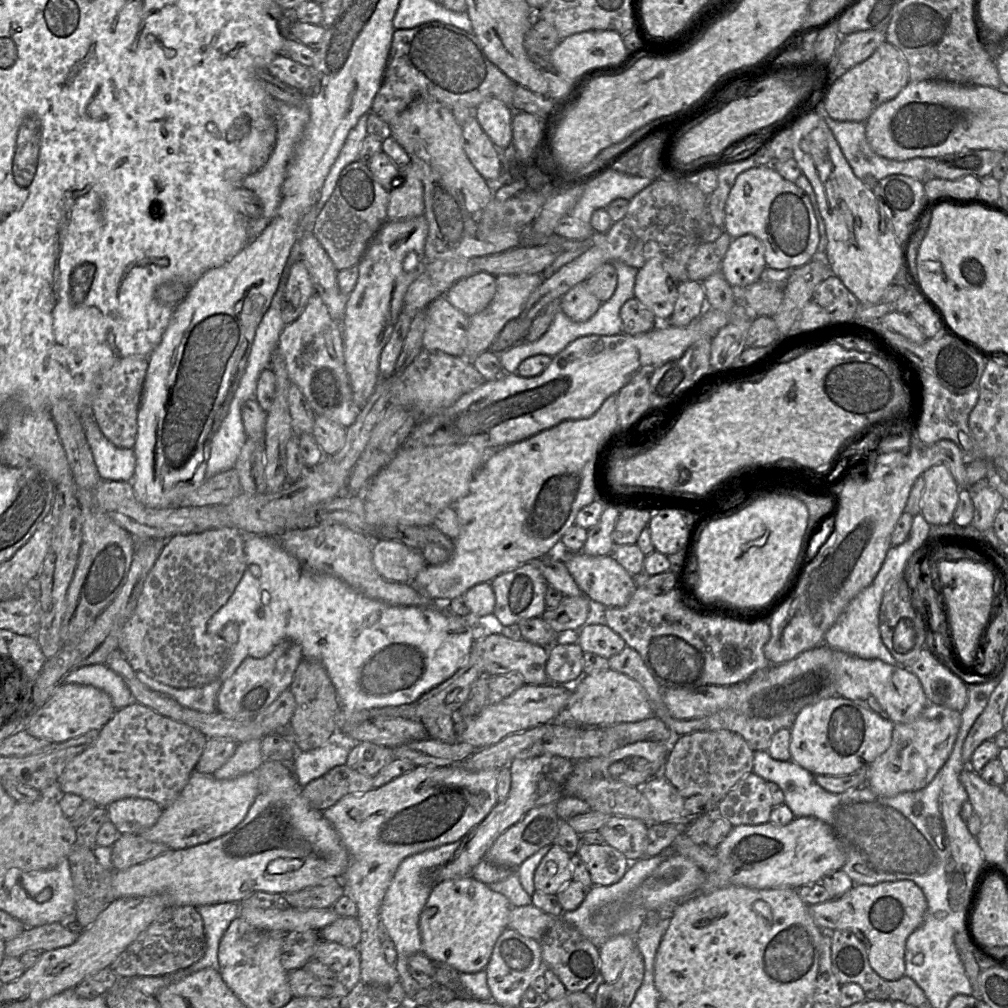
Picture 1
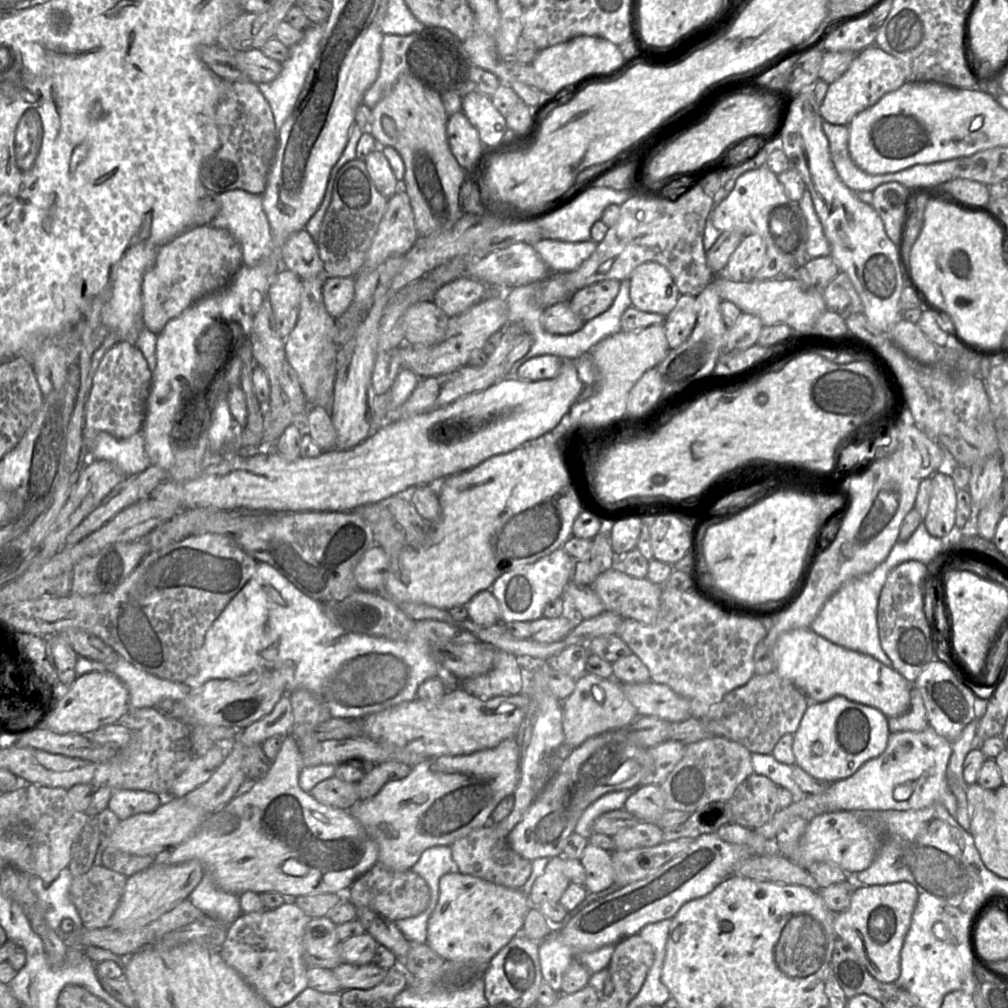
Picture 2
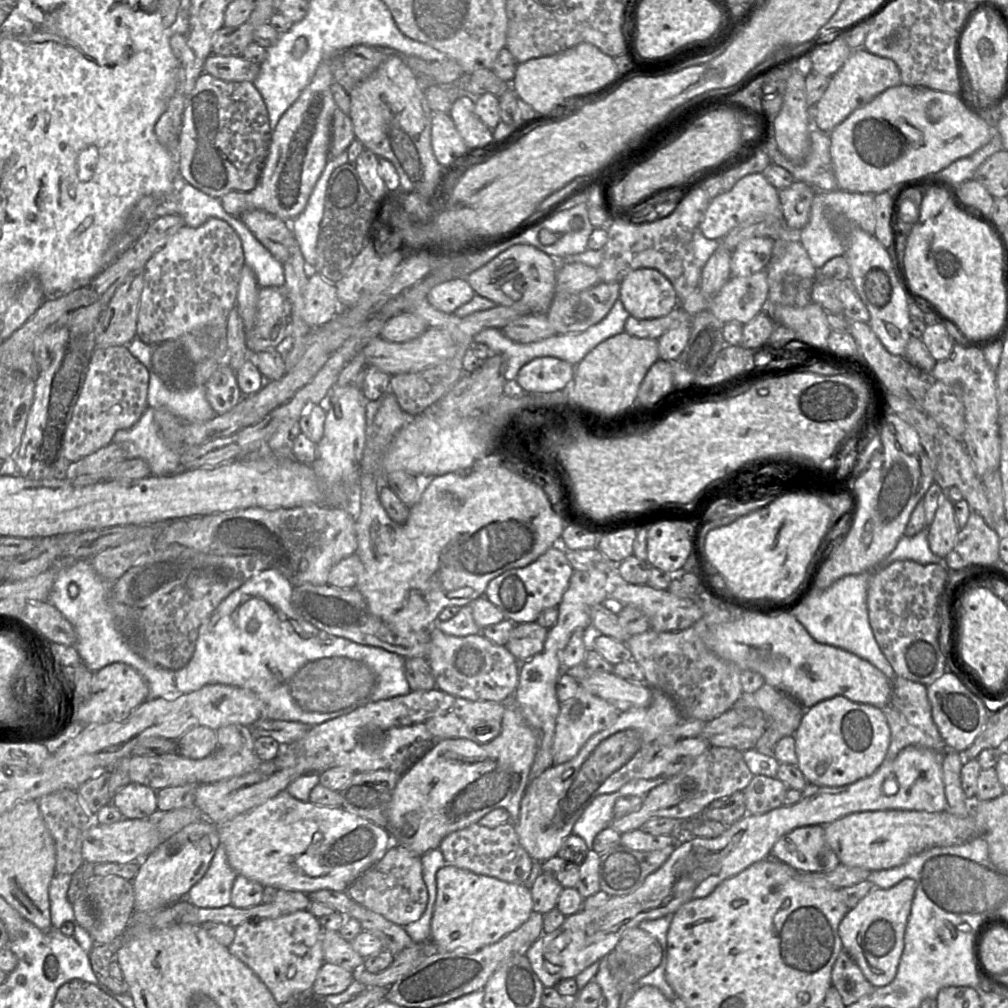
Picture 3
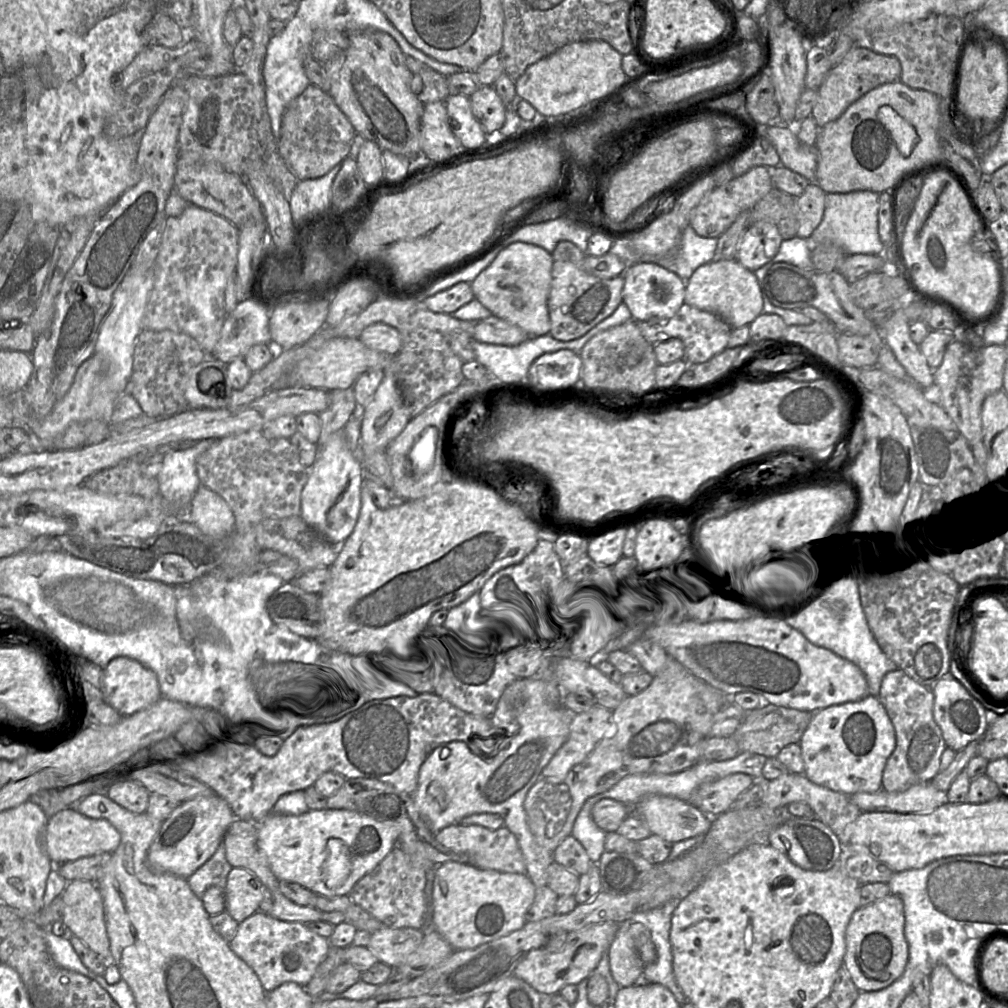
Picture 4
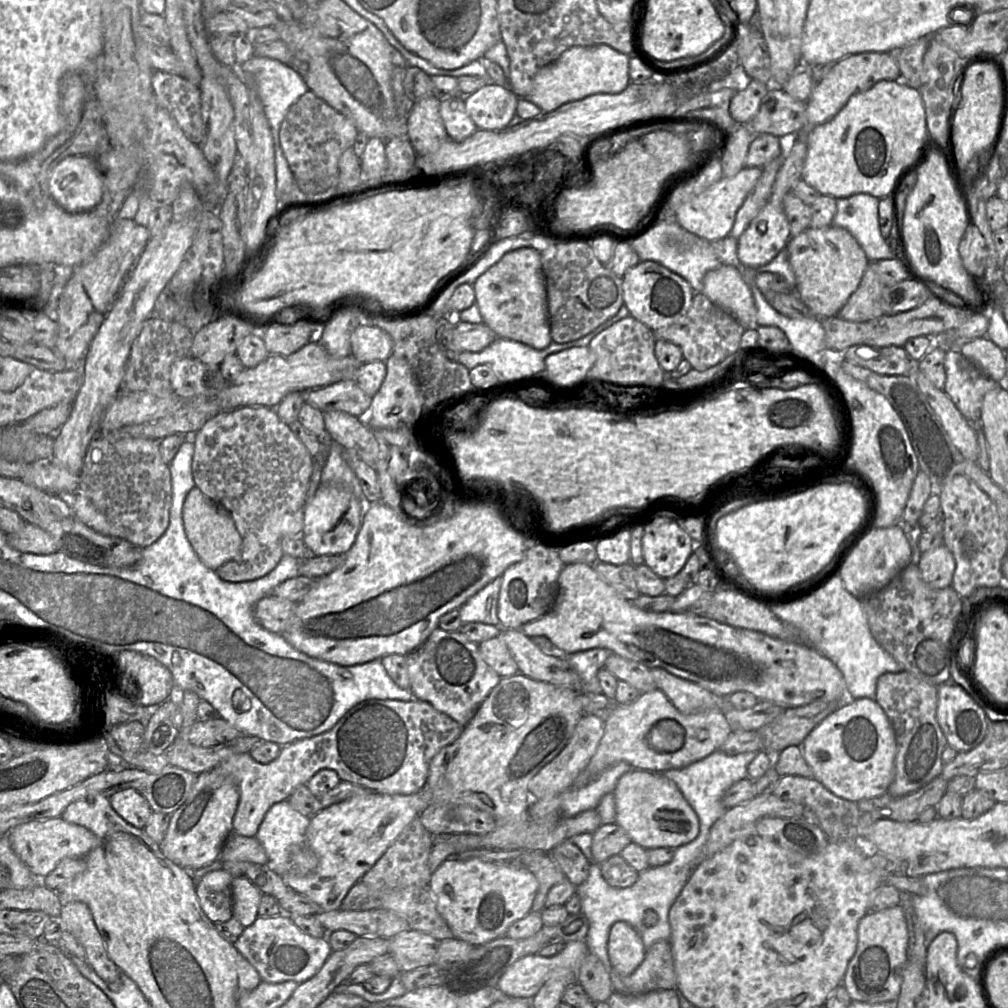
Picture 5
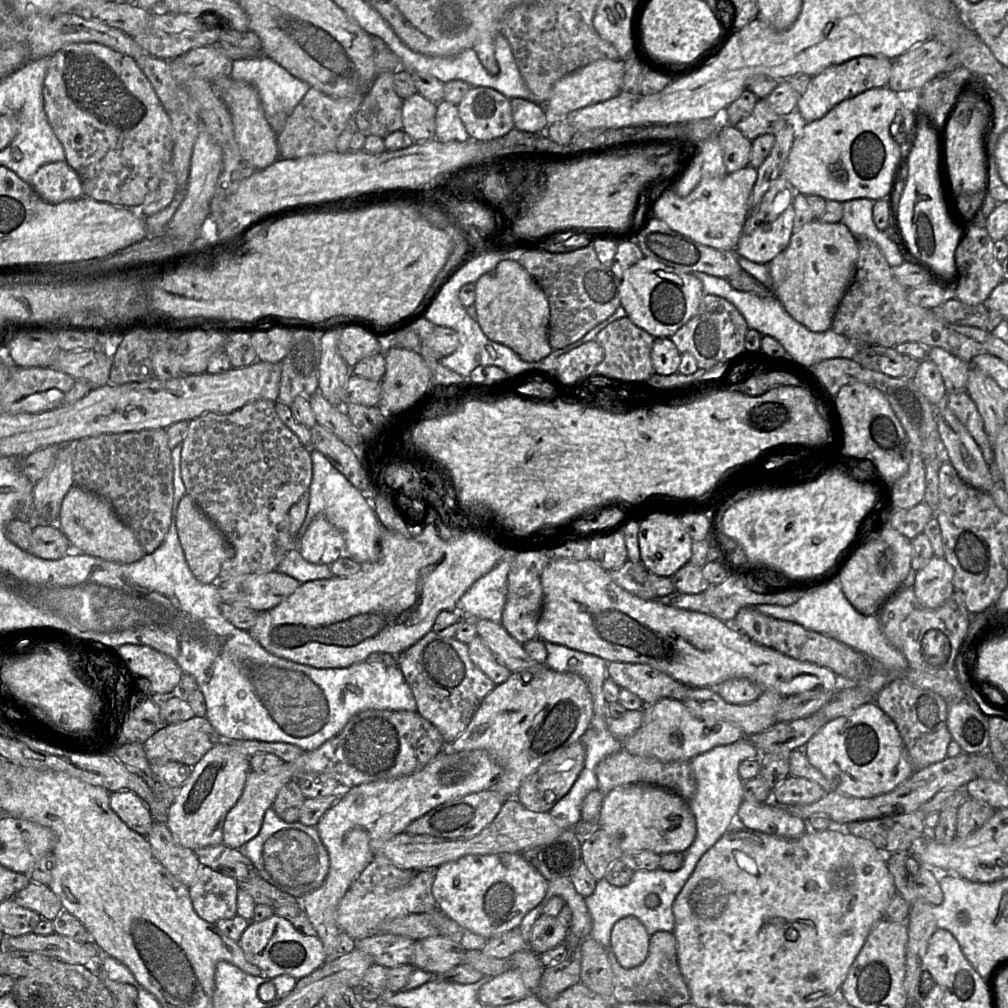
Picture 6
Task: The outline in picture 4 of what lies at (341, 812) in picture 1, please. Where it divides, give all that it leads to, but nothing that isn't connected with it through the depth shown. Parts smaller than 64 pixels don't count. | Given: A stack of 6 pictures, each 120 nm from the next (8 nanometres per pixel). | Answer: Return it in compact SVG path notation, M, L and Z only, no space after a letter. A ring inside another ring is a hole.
M510 676L505 681L504 685L502 686L494 711L489 716L490 722L494 728L497 728L498 731L493 733L490 736L474 736L471 737L469 740L476 739L475 744L471 744L470 742L464 741L451 741L445 744L441 744L435 747L426 757L424 762L422 763L419 775L418 775L418 782L417 787L414 793L410 796L411 804L415 807L417 812L427 821L429 828L432 832L436 833L441 829L453 825L459 824L459 822L466 816L471 814L480 814L480 813L492 813L500 815L504 820L504 827L508 828L509 831L516 837L517 843L519 848L522 852L524 861L525 861L525 874L529 877L529 879L534 884L535 888L540 888L547 885L547 869L549 865L552 863L552 853L549 852L547 849L542 847L536 841L535 837L533 836L532 832L529 829L527 823L527 816L524 809L524 800L528 790L532 787L532 785L539 779L539 775L544 768L544 766L548 763L550 758L554 755L554 753L560 748L560 746L566 740L569 734L569 726L571 720L571 713L565 709L561 705L551 704L549 703L544 694L543 694L543 681L540 678L535 676Z

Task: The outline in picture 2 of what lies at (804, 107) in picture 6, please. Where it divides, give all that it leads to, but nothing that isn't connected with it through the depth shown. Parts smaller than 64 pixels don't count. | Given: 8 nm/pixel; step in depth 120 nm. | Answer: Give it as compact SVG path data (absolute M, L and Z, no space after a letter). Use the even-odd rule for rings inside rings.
M873 44L858 53L848 70L829 85L820 105L821 117L834 125L848 125L857 114L875 105L884 95L898 90L905 82L902 62Z

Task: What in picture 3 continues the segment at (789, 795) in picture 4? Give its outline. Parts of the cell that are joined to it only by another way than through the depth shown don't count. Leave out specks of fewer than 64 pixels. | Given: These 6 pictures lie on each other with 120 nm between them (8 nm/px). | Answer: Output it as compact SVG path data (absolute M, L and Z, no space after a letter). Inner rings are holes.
M754 775L742 791L749 815L762 815L783 804L788 786L777 777Z

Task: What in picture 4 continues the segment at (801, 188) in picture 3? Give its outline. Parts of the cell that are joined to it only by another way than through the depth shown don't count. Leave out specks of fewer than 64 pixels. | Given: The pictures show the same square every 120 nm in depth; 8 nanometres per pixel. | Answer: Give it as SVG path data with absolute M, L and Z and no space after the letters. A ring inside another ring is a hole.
M810 182L805 191L796 198L798 237L810 239L823 219L825 202L826 192L816 182Z

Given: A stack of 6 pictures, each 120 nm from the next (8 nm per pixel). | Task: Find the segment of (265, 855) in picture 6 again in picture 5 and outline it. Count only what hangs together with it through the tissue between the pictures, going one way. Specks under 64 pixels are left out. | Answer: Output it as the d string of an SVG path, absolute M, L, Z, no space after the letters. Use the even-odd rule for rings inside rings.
M288 800L275 803L270 807L255 837L267 854L266 865L271 871L279 876L286 873L307 875L318 866L319 858L310 847L306 836L309 823L310 817L293 809Z

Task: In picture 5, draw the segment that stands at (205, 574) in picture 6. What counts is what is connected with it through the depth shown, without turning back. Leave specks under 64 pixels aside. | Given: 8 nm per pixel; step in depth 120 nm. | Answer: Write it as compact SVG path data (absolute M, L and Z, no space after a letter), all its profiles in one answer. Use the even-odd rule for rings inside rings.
M192 488L187 494L182 518L186 536L198 558L207 568L215 571L240 553L242 537L231 515L224 507L205 496L199 488Z

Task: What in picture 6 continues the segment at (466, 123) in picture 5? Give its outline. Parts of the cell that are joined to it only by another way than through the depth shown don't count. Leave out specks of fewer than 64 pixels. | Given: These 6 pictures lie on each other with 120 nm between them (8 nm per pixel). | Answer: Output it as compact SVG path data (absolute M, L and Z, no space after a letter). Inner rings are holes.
M447 101L437 104L435 139L440 142L464 142L469 135L459 117L457 105Z

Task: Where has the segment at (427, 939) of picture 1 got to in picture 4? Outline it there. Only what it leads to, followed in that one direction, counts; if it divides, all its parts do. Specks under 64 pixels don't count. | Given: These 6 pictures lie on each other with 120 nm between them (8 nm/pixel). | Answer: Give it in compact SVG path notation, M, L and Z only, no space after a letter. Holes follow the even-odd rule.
M446 862L435 867L433 924L454 950L473 949L521 929L535 898L536 888L525 873L482 870L472 865Z

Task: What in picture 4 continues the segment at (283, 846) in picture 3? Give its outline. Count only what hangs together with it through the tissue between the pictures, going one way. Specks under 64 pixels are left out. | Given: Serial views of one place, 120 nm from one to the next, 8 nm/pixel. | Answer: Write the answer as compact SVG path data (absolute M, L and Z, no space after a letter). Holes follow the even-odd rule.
M345 809L307 810L300 815L268 814L257 824L260 852L279 881L301 885L318 896L347 896L357 882L371 872L397 845L399 828L359 812Z

